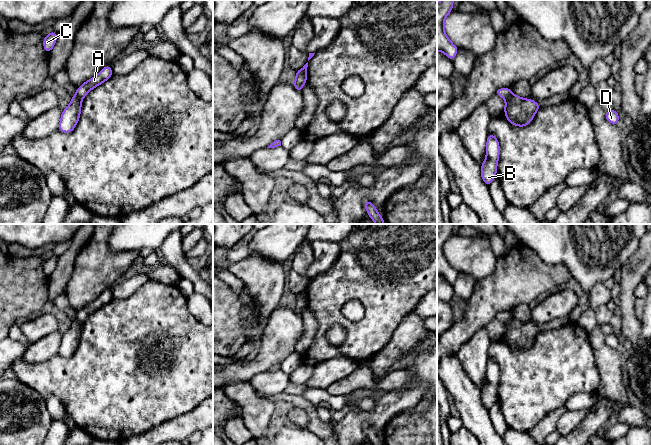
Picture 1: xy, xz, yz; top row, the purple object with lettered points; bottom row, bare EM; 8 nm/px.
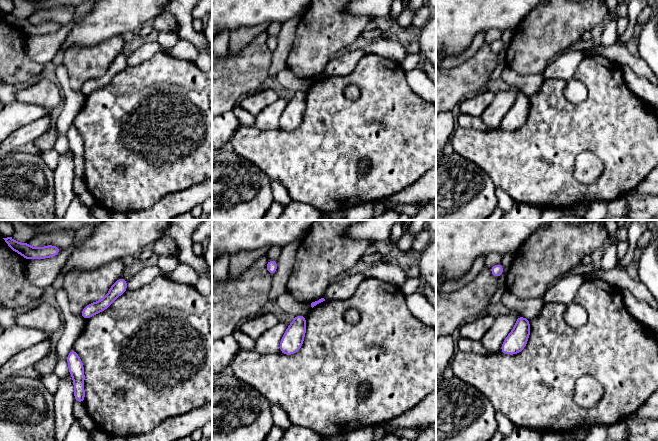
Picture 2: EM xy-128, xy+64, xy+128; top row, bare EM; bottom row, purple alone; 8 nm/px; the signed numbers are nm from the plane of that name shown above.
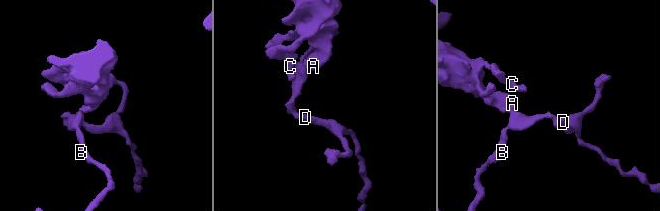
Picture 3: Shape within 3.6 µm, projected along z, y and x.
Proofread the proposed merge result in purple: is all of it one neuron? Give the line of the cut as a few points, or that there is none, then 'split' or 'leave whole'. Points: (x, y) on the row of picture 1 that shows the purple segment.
yz (512, 94), (506, 99) | split

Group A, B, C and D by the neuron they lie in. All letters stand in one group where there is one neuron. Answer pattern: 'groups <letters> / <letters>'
groups A C / B D

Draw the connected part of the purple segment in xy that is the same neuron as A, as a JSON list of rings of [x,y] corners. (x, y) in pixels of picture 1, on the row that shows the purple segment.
[[[108,64],[96,76],[78,87],[75,96],[82,100],[89,91],[108,80],[112,75],[112,68],[110,64]]]

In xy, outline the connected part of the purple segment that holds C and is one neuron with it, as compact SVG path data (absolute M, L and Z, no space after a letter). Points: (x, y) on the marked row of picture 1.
M51 31L47 36L43 39L43 48L49 54L56 44L58 33Z

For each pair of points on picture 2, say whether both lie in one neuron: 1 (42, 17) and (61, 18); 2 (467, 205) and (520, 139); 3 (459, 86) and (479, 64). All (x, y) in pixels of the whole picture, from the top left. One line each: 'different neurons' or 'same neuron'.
1: same neuron
2: different neurons
3: same neuron

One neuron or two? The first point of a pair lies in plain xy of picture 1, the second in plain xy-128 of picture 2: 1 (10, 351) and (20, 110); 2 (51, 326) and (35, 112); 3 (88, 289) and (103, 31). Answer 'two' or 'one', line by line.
1: one
2: two
3: two

